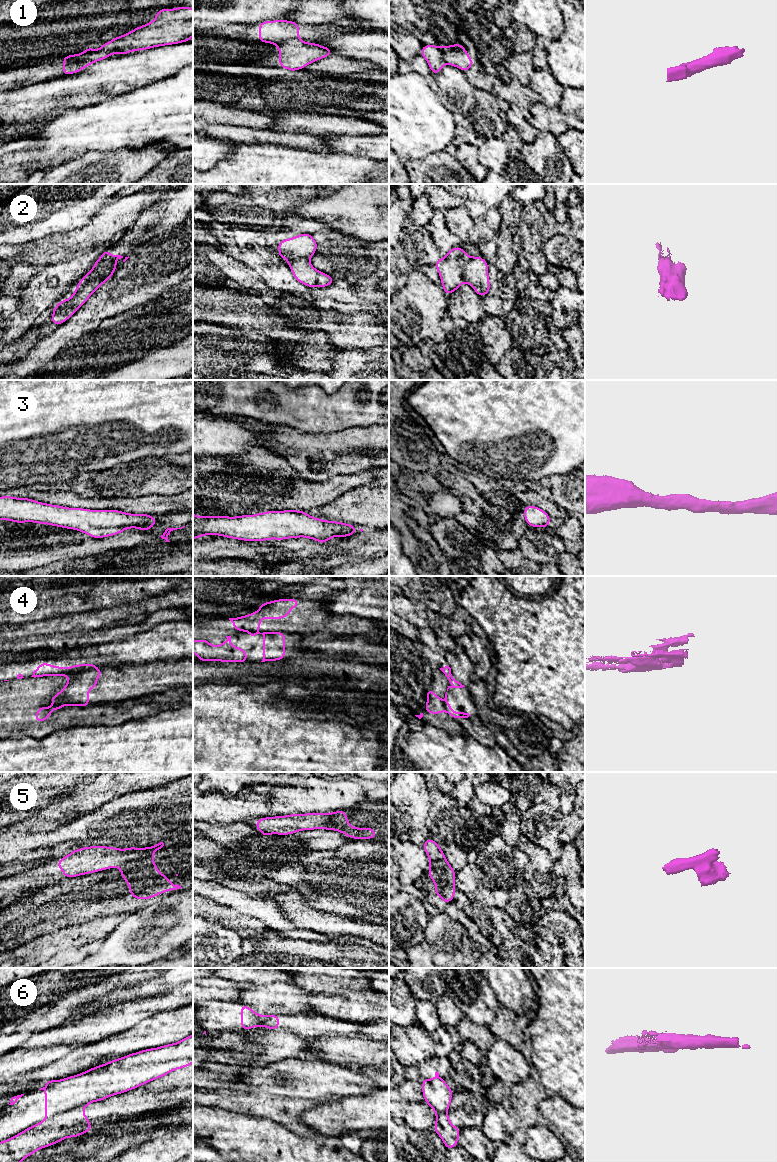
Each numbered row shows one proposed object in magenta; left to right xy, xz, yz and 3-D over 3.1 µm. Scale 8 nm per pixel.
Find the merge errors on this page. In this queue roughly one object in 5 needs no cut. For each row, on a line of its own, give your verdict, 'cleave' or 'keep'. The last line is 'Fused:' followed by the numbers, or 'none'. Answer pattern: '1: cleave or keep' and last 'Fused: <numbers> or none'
1: cleave
2: cleave
3: keep
4: cleave
5: cleave
6: cleave
Fused: 1, 2, 4, 5, 6

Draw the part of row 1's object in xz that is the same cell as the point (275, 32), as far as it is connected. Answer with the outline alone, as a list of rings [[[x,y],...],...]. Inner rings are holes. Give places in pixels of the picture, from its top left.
[[[278,19],[259,23],[259,42],[277,45],[298,37],[299,24],[296,22]]]

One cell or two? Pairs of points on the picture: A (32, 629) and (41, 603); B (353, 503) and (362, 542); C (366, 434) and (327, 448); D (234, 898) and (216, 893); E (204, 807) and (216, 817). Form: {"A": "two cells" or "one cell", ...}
{"A": "two cells", "B": "two cells", "C": "one cell", "D": "one cell", "E": "one cell"}

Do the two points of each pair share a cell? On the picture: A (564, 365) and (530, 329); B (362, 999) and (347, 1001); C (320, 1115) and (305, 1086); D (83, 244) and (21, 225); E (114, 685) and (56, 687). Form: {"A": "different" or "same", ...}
{"A": "same", "B": "same", "C": "different", "D": "different", "E": "different"}

